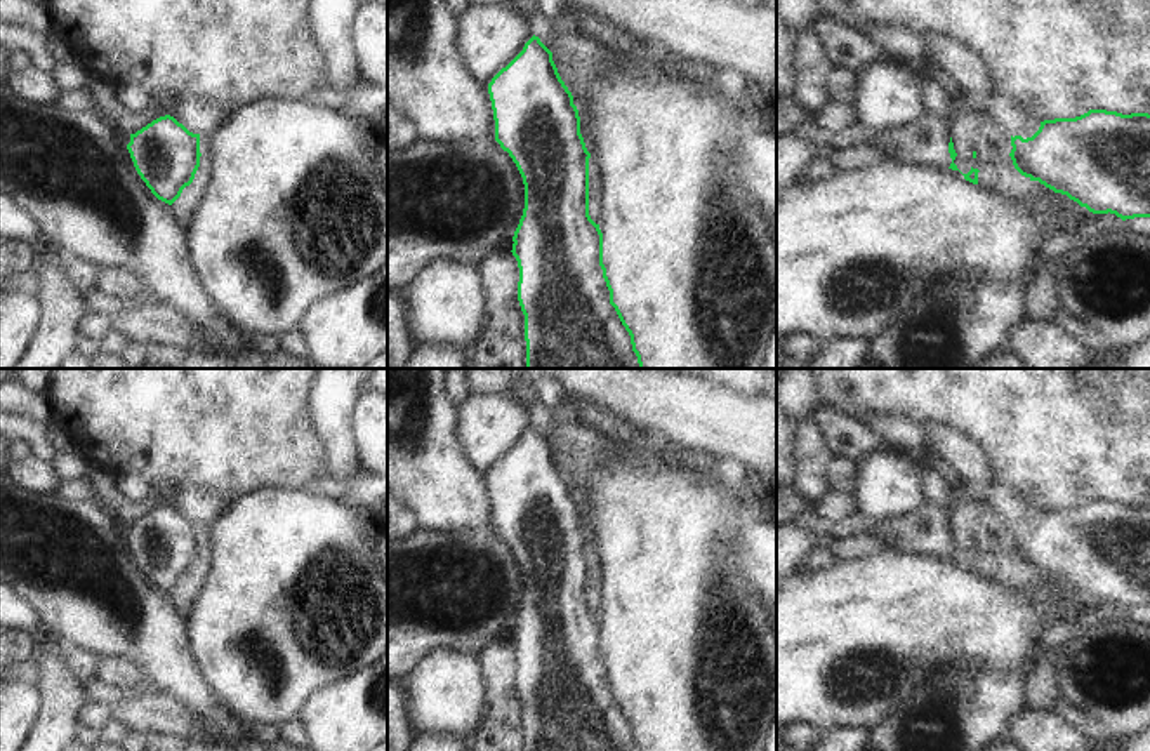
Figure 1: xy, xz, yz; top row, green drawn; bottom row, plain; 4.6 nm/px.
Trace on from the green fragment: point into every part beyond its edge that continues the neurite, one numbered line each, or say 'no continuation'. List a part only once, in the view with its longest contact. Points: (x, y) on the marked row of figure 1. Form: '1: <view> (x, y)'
no continuation

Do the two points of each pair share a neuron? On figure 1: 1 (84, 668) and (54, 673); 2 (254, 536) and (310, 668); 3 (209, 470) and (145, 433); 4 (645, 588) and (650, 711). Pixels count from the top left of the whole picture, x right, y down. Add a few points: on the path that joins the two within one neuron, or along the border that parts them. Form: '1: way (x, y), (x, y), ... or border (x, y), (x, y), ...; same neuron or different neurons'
1: border (58, 640), (68, 666), (84, 682); different neurons
2: way (278, 569), (278, 591), (284, 600), (284, 635); same neuron
3: way (193, 454), (172, 433), (160, 433); same neuron
4: way (650, 619), (650, 680); same neuron

